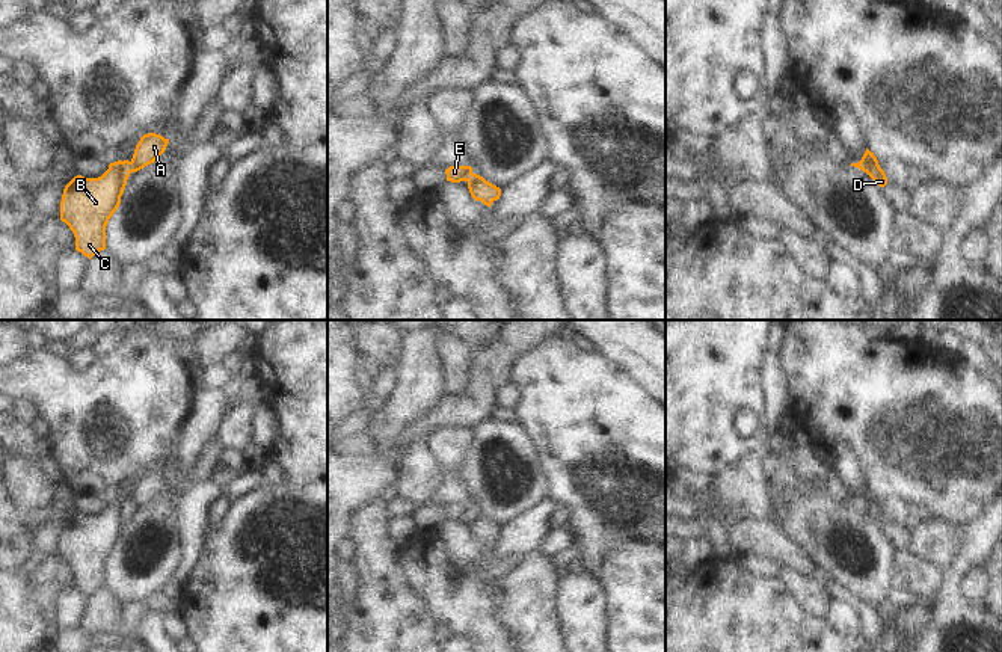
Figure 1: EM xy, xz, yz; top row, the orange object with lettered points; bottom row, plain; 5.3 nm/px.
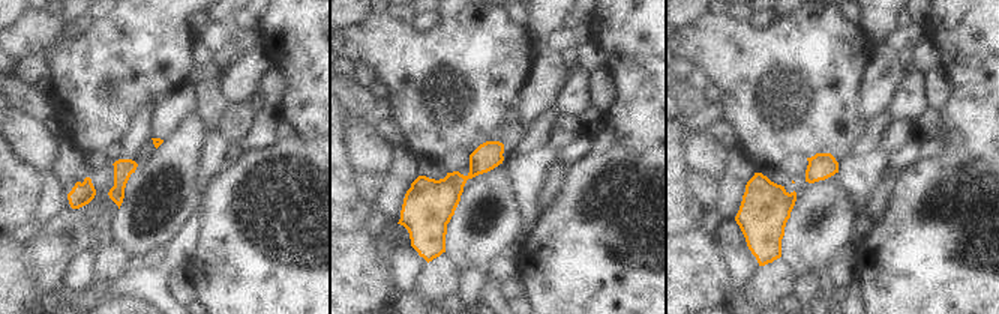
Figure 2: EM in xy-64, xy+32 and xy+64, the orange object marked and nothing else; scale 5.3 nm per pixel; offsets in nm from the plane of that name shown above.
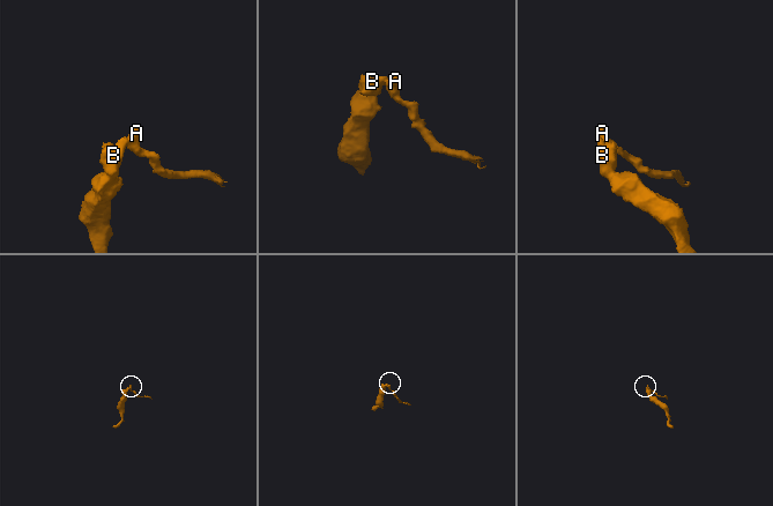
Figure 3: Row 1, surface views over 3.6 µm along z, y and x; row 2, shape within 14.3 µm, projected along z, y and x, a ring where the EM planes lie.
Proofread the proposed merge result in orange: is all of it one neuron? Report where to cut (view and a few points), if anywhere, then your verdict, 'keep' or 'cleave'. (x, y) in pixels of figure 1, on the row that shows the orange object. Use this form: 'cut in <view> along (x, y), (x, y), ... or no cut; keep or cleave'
cut in xy along (129, 162), (132, 171); cleave

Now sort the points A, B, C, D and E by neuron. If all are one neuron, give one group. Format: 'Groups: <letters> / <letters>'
Groups: A D / B C E

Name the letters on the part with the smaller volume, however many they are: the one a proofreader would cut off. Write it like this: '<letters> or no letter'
A, D

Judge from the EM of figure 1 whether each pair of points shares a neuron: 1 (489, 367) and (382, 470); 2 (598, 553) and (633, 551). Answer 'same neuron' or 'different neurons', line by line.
1: same neuron
2: different neurons

